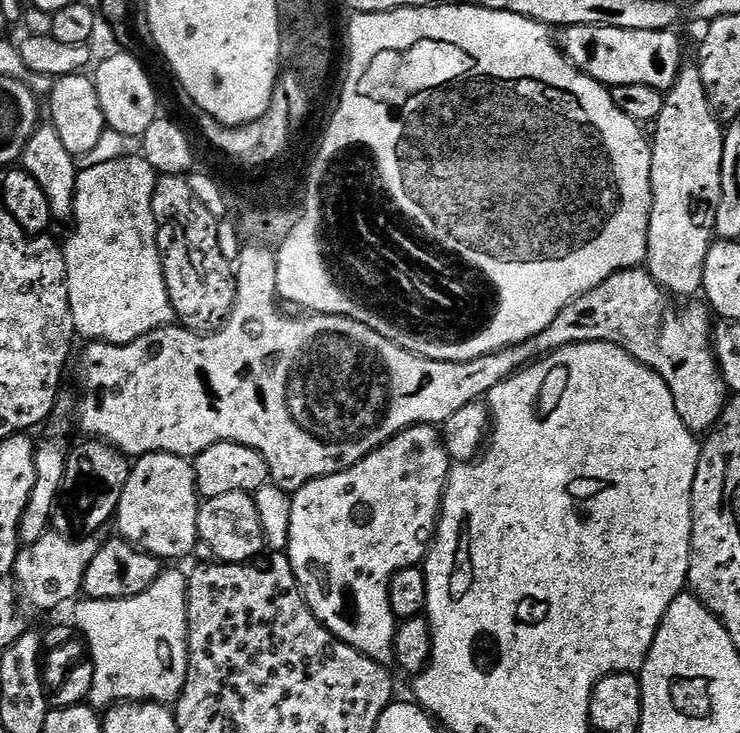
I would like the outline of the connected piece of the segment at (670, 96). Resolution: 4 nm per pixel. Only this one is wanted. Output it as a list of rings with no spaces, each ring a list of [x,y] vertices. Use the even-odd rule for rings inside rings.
[[[688,62],[681,67],[676,83],[667,89],[664,97],[664,105],[661,113],[658,114],[654,121],[656,133],[651,133],[650,143],[652,146],[652,169],[650,170],[650,178],[652,179],[652,213],[650,214],[650,230],[648,231],[648,259],[646,261],[646,271],[652,275],[654,282],[658,282],[665,292],[673,297],[688,296],[684,298],[692,298],[692,296],[701,291],[704,287],[702,282],[702,270],[706,262],[706,254],[710,250],[710,246],[714,242],[714,233],[716,231],[716,215],[718,214],[718,206],[722,198],[722,146],[724,145],[724,128],[721,121],[714,115],[712,107],[706,98],[706,88],[702,86],[702,74],[699,67],[695,63]]]

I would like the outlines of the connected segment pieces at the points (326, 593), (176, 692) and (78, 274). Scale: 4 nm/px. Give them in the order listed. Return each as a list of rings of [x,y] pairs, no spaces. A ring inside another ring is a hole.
[[[416,424],[413,428],[407,428],[405,432],[399,432],[394,438],[390,438],[381,448],[375,448],[366,458],[362,458],[354,466],[350,466],[341,472],[335,472],[329,476],[323,476],[317,480],[311,480],[306,486],[294,493],[292,509],[290,510],[289,540],[286,555],[290,566],[294,570],[296,580],[304,590],[304,600],[310,606],[310,610],[325,624],[339,640],[354,646],[362,654],[366,654],[374,662],[385,666],[391,665],[396,659],[394,642],[396,641],[396,629],[398,621],[394,610],[390,606],[390,590],[388,584],[392,581],[392,575],[403,568],[415,568],[428,555],[429,547],[436,534],[436,522],[440,518],[440,507],[444,501],[444,489],[448,486],[448,473],[450,471],[450,459],[445,448],[441,433],[431,424]]]
[[[161,571],[159,578],[137,596],[128,596],[124,600],[84,598],[76,606],[75,627],[84,631],[88,648],[92,651],[90,662],[94,666],[94,686],[87,698],[91,707],[107,710],[121,702],[151,702],[168,706],[179,700],[188,669],[188,577],[183,571]]]
[[[124,154],[120,159],[79,169],[71,223],[76,224],[68,245],[63,245],[68,297],[77,333],[88,342],[132,344],[148,332],[169,327],[176,320],[166,290],[160,248],[156,245],[156,219],[152,209],[158,174],[143,155]]]

